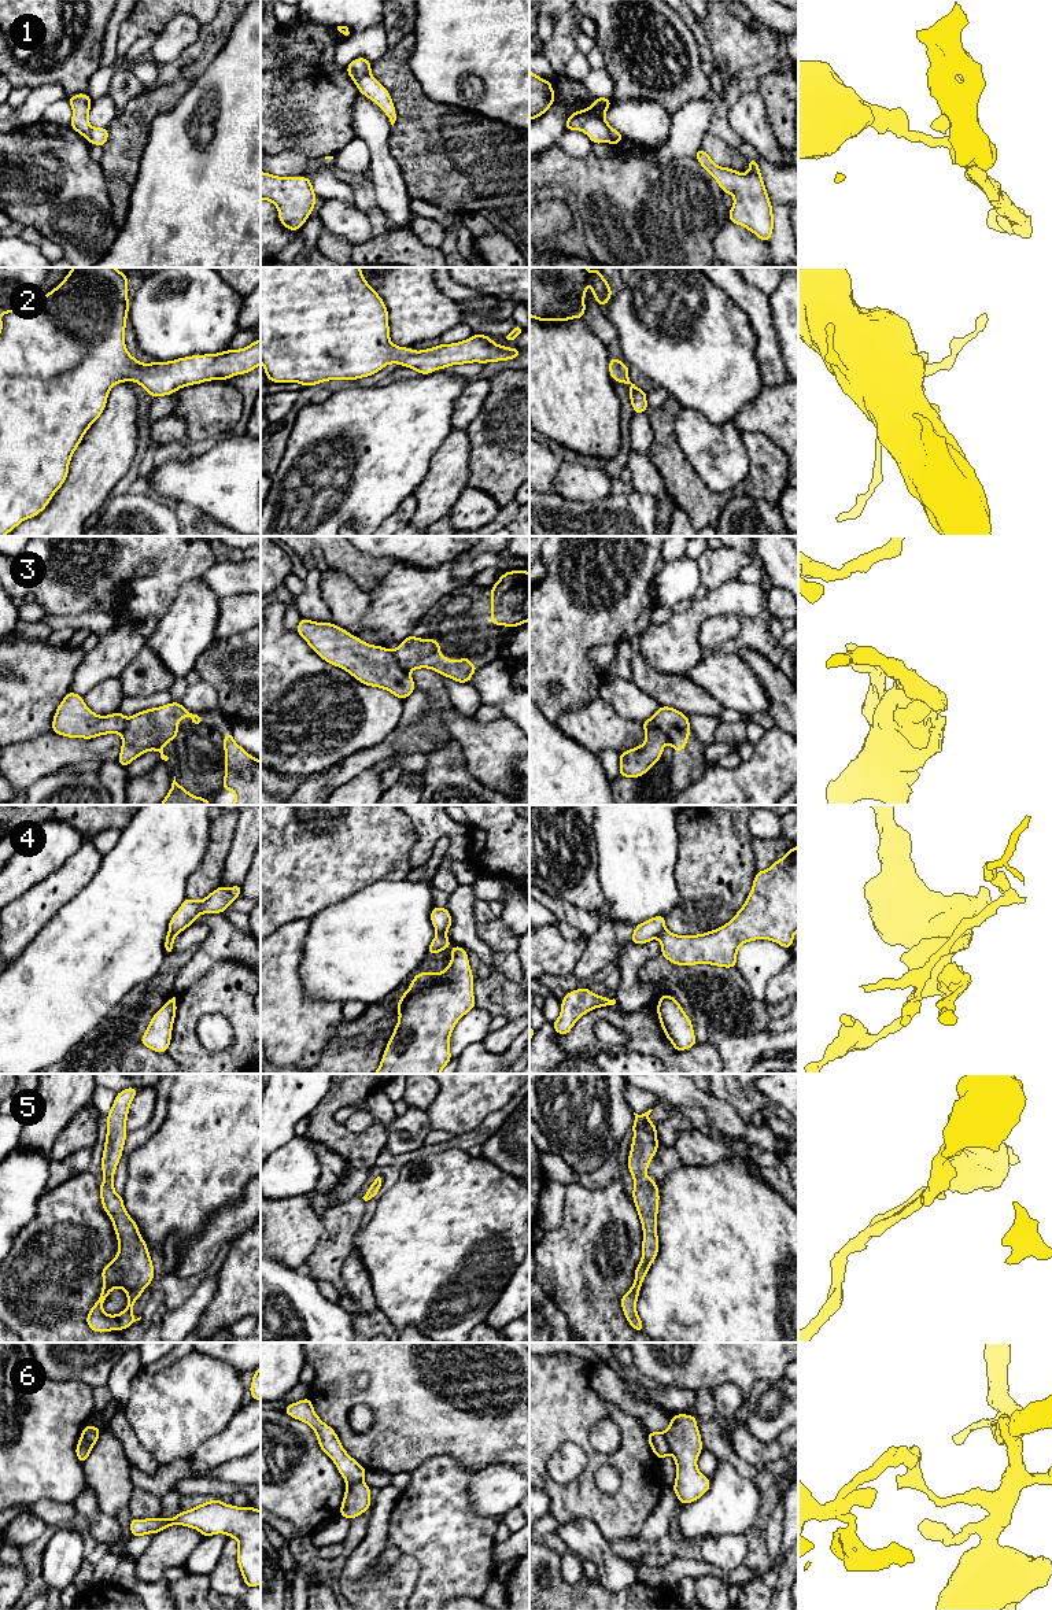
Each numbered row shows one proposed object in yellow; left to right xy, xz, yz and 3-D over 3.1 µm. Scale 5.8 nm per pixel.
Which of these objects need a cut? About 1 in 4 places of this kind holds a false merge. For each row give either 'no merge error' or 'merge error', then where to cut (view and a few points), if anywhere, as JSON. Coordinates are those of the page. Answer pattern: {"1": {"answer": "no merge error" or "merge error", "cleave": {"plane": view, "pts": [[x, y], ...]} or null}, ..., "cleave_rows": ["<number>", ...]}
{"1": {"answer": "merge error", "cleave": {"plane": "xz", "pts": [[369, 71], [355, 82]]}}, "2": {"answer": "no merge error", "cleave": null}, "3": {"answer": "no merge error", "cleave": null}, "4": {"answer": "merge error", "cleave": {"plane": "yz", "pts": [[664, 927], [657, 937]]}}, "5": {"answer": "no merge error", "cleave": null}, "6": {"answer": "merge error", "cleave": {"plane": "yz", "pts": [[663, 1433], [671, 1452]]}}, "cleave_rows": ["1", "4", "6"]}

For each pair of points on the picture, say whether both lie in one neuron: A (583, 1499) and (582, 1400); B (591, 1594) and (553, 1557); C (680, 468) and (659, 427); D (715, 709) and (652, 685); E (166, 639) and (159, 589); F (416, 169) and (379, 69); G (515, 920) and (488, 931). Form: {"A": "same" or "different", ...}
{"A": "same", "B": "same", "C": "same", "D": "same", "E": "different", "F": "same", "G": "different"}

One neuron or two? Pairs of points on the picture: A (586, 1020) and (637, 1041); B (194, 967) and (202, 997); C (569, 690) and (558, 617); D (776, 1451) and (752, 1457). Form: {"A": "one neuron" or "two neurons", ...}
{"A": "one neuron", "B": "two neurons", "C": "one neuron", "D": "one neuron"}

